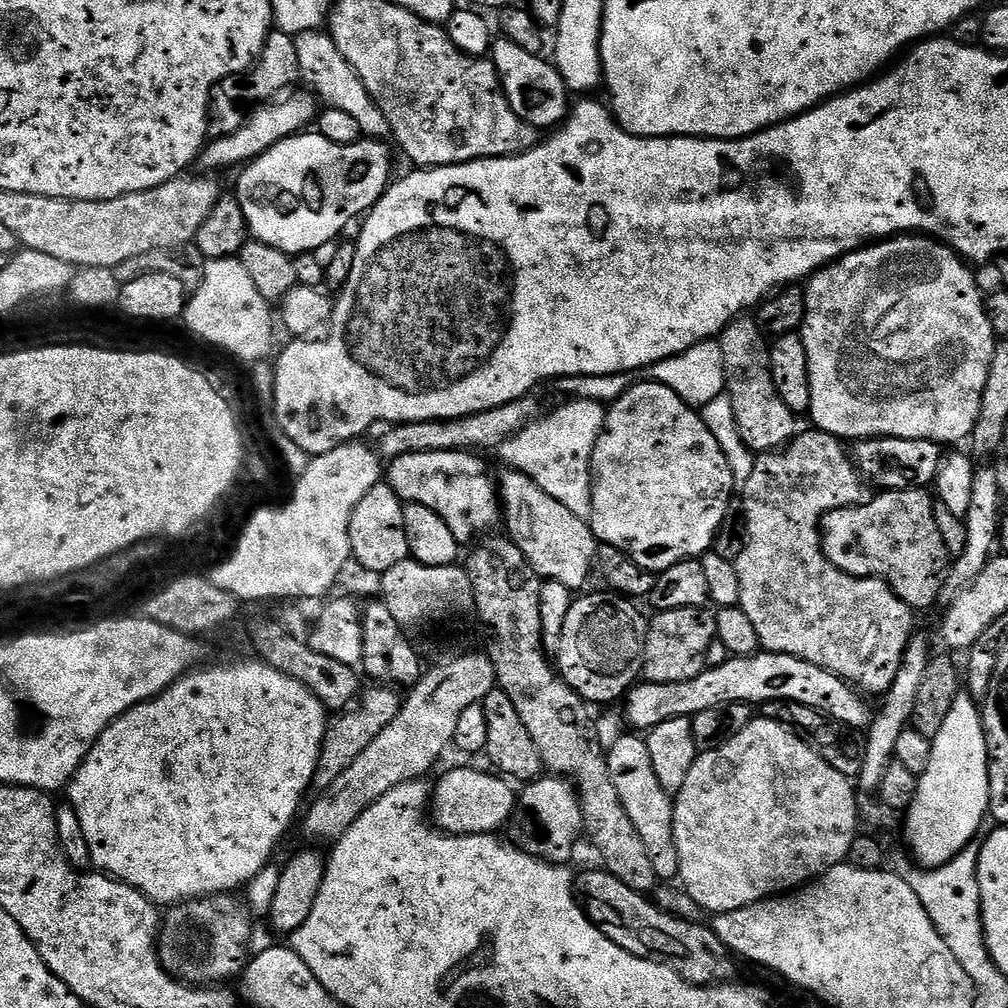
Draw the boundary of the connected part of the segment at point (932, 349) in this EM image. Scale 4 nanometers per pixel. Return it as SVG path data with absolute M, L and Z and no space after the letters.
M905 234L890 236L887 240L860 247L849 256L833 260L825 268L820 268L807 281L804 288L804 321L799 330L802 346L806 346L806 366L810 370L810 406L807 415L819 431L839 436L845 442L875 440L878 436L890 438L910 438L911 440L932 440L934 443L956 446L959 440L967 441L972 435L974 426L980 421L982 406L982 390L986 390L986 378L990 374L990 366L994 358L994 350L998 343L996 331L992 328L992 318L986 303L986 296L980 293L980 284L976 281L973 269L964 257L954 249L933 240L923 234Z

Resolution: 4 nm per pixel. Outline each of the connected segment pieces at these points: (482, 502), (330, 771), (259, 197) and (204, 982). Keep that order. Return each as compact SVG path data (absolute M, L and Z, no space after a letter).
M468 450L402 454L402 458L396 458L387 465L386 482L405 504L434 510L434 514L450 526L454 538L458 538L462 546L468 546L477 538L491 533L495 529L492 527L498 524L498 484L476 456L479 455Z
M368 687L363 689L362 695L355 701L354 706L349 707L343 714L337 715L329 723L316 767L314 784L317 789L320 787L321 790L327 790L339 776L346 774L346 770L354 766L358 754L362 754L362 750L366 750L366 746L370 746L370 742L374 742L374 738L378 738L378 734L382 734L382 730L386 730L390 722L394 722L402 703L401 693L394 688Z
M305 130L278 142L241 171L245 172L234 188L242 214L246 214L249 233L255 239L289 254L314 253L324 243L335 241L336 235L355 216L363 217L387 192L393 179L393 149L386 145L383 139L371 138L362 138L356 144L335 144L316 130Z
M236 894L202 896L199 900L186 900L167 909L162 920L158 941L160 964L174 980L188 986L224 986L241 975L248 967L250 951L248 943L252 940L254 917L245 901Z

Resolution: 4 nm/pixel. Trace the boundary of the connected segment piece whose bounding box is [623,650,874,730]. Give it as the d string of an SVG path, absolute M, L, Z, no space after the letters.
M759 651L754 656L729 658L724 665L709 668L690 682L673 684L637 683L629 688L624 704L624 716L636 728L650 730L670 718L697 716L702 710L713 706L726 706L726 702L742 702L753 706L763 706L771 700L793 700L802 706L810 706L823 712L841 726L867 729L872 723L874 708L861 693L842 678L830 674L805 660L790 654Z

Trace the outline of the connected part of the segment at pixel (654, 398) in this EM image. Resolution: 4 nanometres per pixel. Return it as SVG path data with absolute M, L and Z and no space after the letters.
M655 382L648 384L636 384L628 388L616 401L607 405L604 413L604 429L600 432L598 442L594 446L592 455L592 519L590 521L592 532L600 544L609 544L618 550L627 552L628 557L638 566L642 566L647 572L659 574L670 570L683 560L695 560L704 555L715 545L716 532L722 526L722 518L726 518L728 503L734 498L734 489L737 487L734 478L730 474L730 462L726 462L726 454L722 454L722 446L714 439L714 434L706 430L706 422L701 418L699 411L692 408L674 390Z

